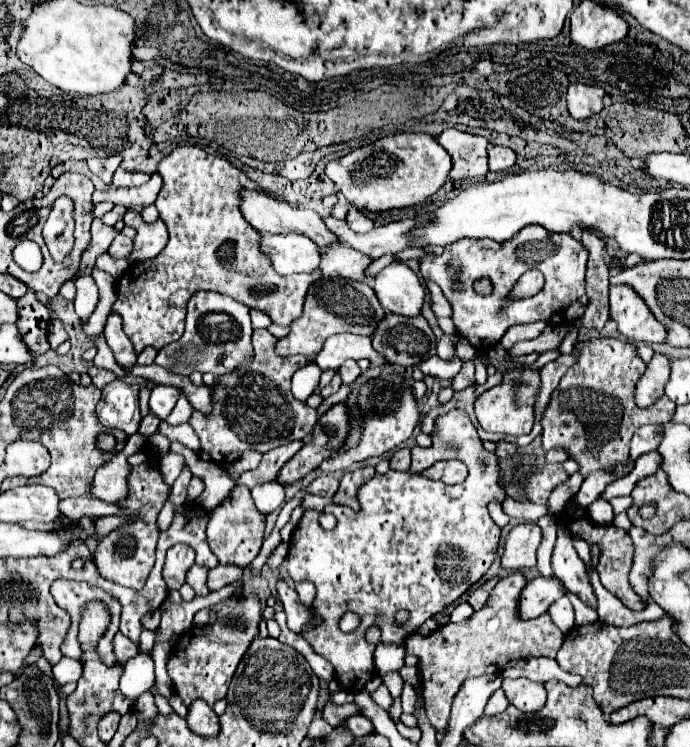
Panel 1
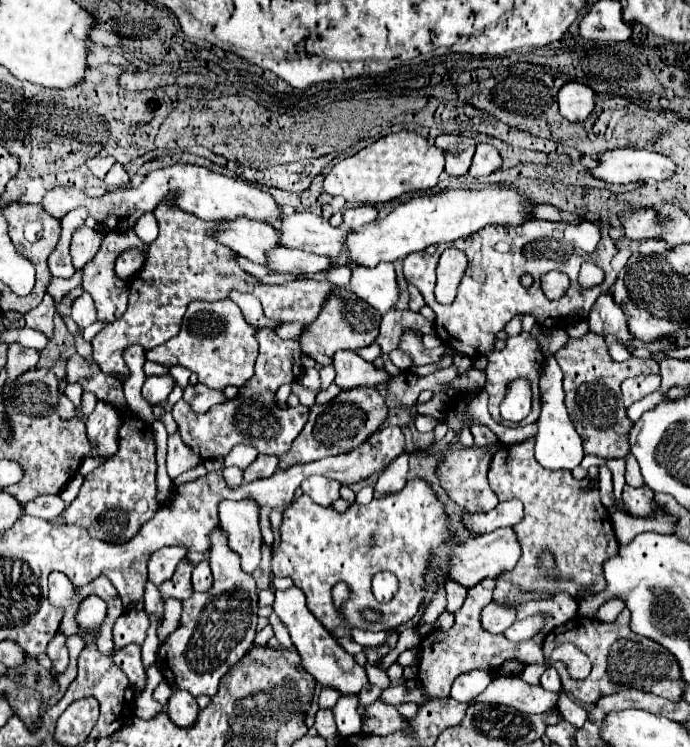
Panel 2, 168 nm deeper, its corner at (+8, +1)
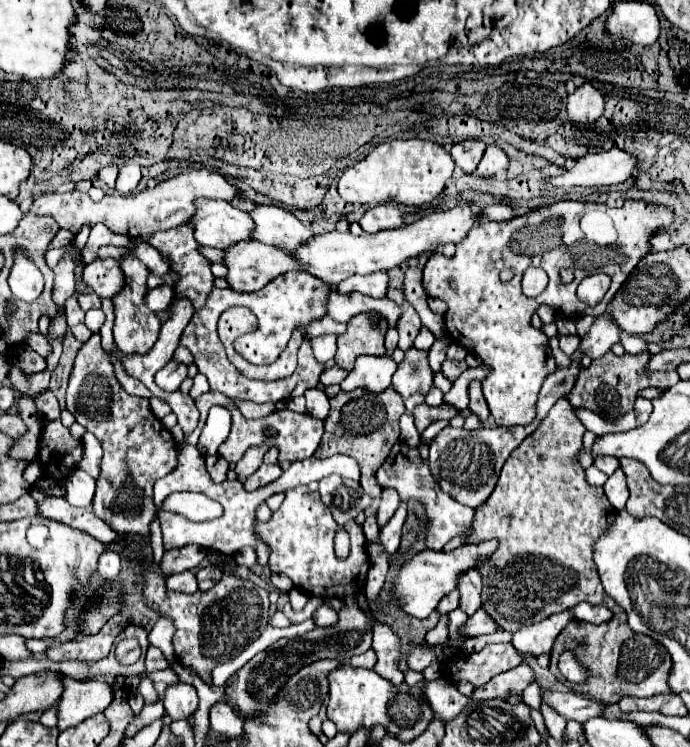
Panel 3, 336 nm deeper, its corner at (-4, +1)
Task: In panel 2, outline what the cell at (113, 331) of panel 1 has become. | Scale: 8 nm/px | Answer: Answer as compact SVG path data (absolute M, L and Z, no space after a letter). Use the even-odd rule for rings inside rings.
M132 229L128 231L110 231L106 235L106 239L102 241L102 247L98 251L98 255L88 261L84 265L84 279L82 279L82 289L88 291L96 303L96 311L98 311L98 321L108 325L108 323L114 323L116 319L120 319L126 311L126 303L128 303L128 289L126 289L126 281L116 277L114 273L114 261L116 257L126 251L126 249L132 249L132 247L146 247Z

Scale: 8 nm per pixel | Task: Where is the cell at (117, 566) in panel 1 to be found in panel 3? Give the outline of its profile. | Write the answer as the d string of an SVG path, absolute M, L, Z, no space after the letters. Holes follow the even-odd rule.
M98 333L92 335L80 347L80 351L76 355L76 363L74 363L68 393L66 393L66 407L70 413L74 411L76 423L80 423L86 431L92 431L96 435L96 439L100 441L100 445L104 449L102 471L100 471L100 479L96 481L96 495L92 501L94 513L100 519L104 519L104 523L108 523L118 535L132 533L132 535L148 537L150 523L156 517L156 507L152 501L152 487L154 487L156 479L168 475L168 471L172 471L172 467L176 467L178 443L174 441L172 433L154 417L154 413L150 411L148 399L136 399L120 387L120 383L114 375L110 355L102 349Z

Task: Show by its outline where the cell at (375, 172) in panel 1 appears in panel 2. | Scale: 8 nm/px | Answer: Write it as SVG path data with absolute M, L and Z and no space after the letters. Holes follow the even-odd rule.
M398 131L336 163L330 173L324 175L324 191L330 195L342 195L348 203L376 205L392 201L404 193L432 189L438 183L442 171L444 153L436 145L430 145L414 131Z

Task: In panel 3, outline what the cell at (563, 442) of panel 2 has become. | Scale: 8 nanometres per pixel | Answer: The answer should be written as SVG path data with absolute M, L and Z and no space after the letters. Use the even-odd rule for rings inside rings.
M598 457L594 465L596 465L600 471L604 471L606 475L612 475L612 473L618 469L620 461L618 461L616 457Z

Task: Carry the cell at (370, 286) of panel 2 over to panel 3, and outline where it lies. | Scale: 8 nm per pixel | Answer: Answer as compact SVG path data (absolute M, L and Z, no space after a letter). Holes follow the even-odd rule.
M376 271L372 275L352 275L348 279L344 279L342 283L338 283L336 291L338 293L364 293L370 297L386 297L386 289L388 289L388 273L386 271Z

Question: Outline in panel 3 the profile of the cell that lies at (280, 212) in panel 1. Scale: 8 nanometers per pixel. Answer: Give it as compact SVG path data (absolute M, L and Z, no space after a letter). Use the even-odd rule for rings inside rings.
M188 169L168 181L158 183L152 189L144 189L138 195L106 195L102 201L94 203L82 191L68 193L44 193L34 199L28 213L32 215L52 215L60 229L68 229L74 235L84 227L94 227L96 223L104 223L112 233L138 237L138 235L154 235L156 231L166 231L186 223L194 213L194 199L224 199L232 201L238 197L238 191L220 175L210 169Z

